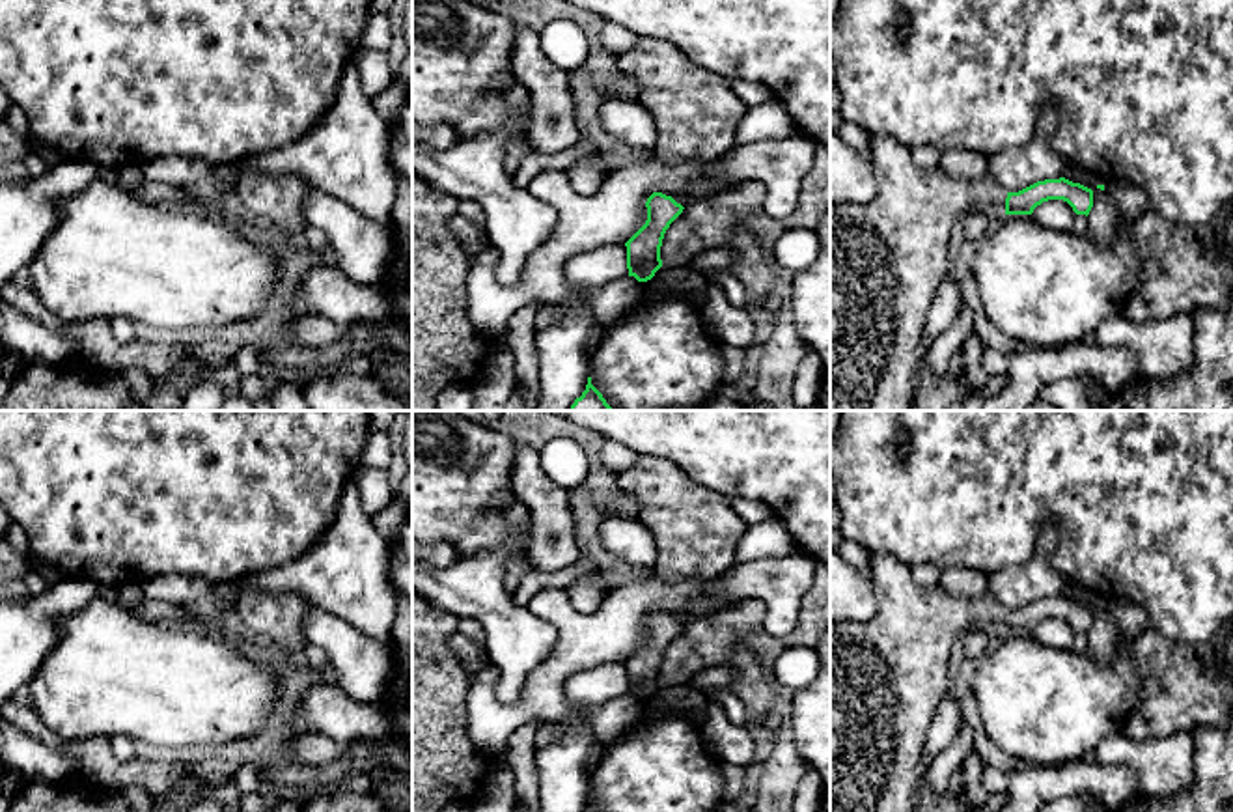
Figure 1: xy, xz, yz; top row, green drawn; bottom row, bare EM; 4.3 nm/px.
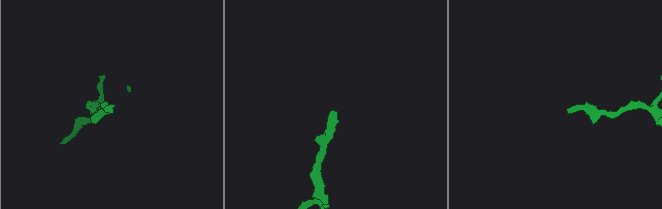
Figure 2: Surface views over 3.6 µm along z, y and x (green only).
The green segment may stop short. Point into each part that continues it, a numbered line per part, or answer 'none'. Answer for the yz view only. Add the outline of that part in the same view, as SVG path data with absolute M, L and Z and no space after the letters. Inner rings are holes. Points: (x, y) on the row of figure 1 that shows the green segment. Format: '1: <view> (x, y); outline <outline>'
1: yz (888, 256); outline M871 134L879 181L869 203L830 205L830 411L910 411L914 371L936 289L949 274L948 245L959 213L1005 215L1007 192L985 174L976 181L920 168L910 147Z

